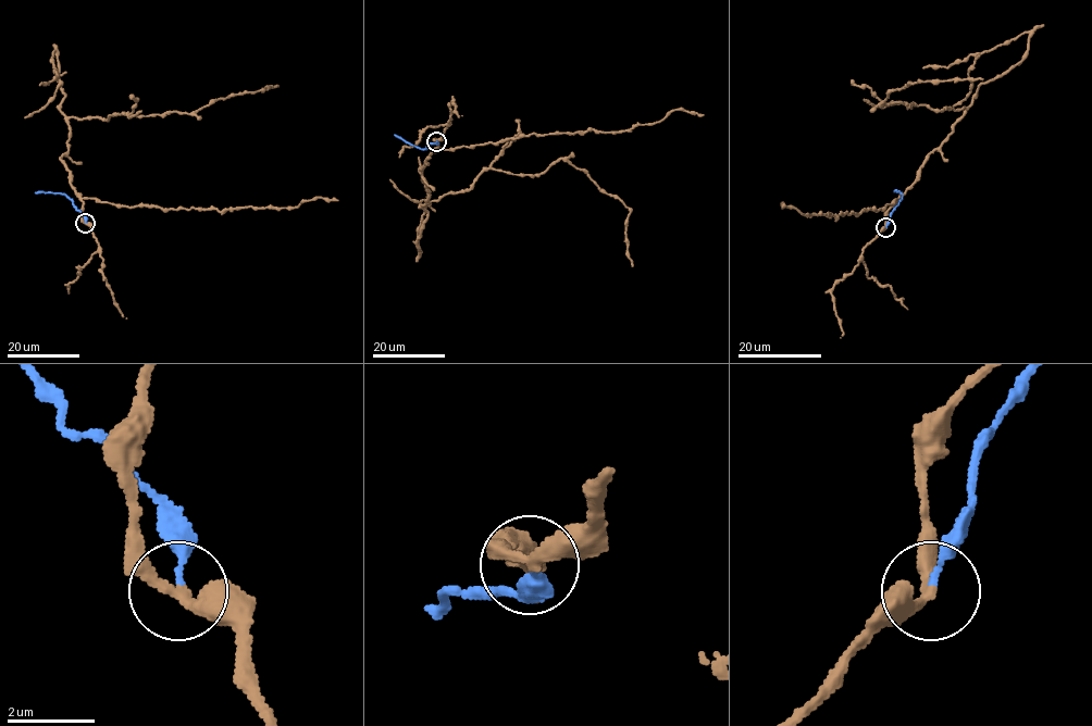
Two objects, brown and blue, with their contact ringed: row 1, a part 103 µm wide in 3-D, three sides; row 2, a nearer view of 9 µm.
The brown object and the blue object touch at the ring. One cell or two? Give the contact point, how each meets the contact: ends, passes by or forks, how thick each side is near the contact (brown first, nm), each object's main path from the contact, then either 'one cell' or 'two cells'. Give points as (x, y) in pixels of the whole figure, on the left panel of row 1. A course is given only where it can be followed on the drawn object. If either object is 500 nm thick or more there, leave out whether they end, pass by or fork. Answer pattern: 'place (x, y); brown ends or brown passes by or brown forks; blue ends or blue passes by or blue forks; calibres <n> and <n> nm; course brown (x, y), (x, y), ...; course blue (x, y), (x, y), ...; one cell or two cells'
place (85, 223); brown passes by; blue ends; calibres 260 and 180 nm; course brown (86, 223), (83, 203), (60, 159), (67, 150), (70, 127), (66, 119), (195, 113), (213, 100), (278, 86); course blue (86, 223), (84, 215), (64, 195), (35, 192); two cells

